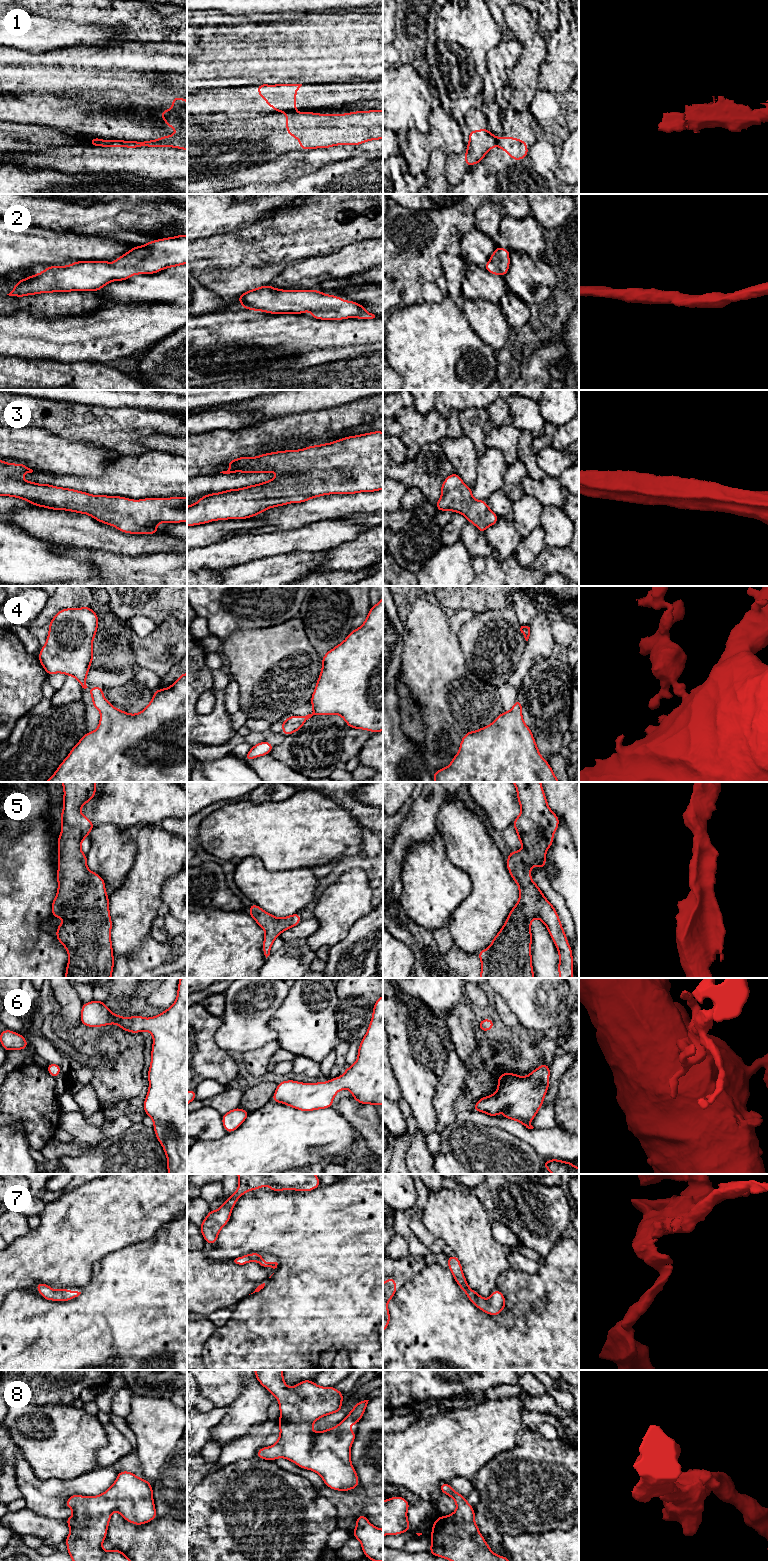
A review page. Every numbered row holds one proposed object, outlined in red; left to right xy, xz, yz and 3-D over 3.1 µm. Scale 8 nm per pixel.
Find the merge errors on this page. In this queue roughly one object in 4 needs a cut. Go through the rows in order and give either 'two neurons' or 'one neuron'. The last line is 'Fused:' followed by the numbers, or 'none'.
1: two neurons
2: one neuron
3: one neuron
4: one neuron
5: one neuron
6: one neuron
7: one neuron
8: one neuron
Fused: 1

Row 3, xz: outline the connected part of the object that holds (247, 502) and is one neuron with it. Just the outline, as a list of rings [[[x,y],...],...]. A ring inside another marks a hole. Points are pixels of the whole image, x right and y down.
[[[383,432],[348,436],[300,450],[270,452],[256,457],[240,456],[227,464],[230,469],[220,473],[275,472],[280,475],[263,483],[202,496],[196,503],[187,506],[187,527],[218,520],[247,519],[273,507],[303,503],[329,494],[383,490]]]

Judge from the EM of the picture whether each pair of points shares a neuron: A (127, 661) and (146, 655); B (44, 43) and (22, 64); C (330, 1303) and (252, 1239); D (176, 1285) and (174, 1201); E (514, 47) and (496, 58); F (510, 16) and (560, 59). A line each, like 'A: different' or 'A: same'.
A: different
B: different
C: same
D: different
E: same
F: different

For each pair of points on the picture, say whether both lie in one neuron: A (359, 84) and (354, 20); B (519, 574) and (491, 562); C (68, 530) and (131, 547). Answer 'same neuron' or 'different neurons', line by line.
A: different neurons
B: same neuron
C: same neuron

